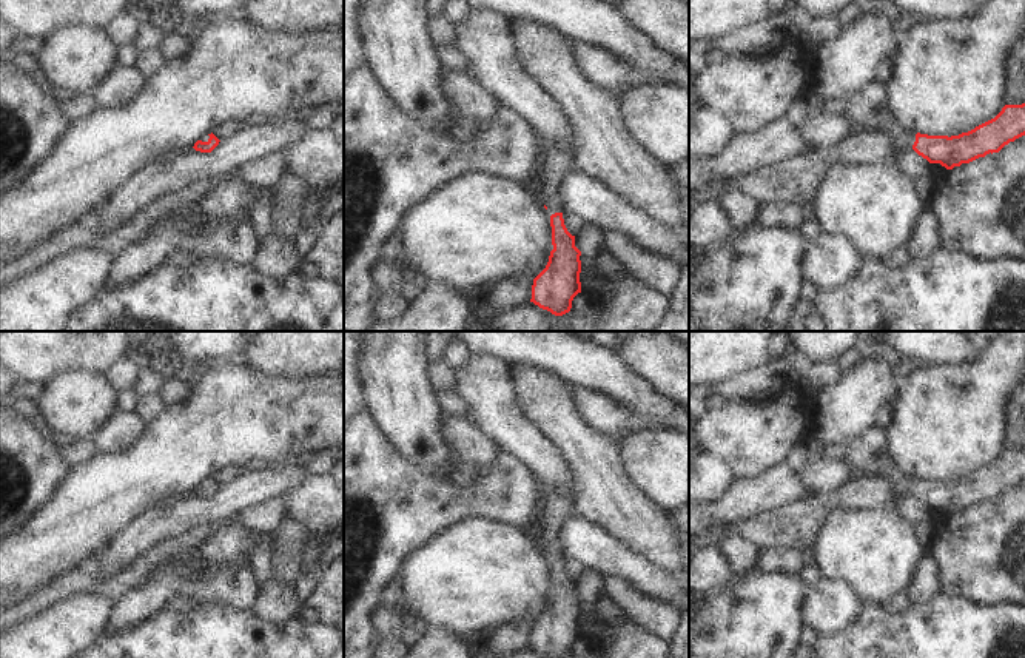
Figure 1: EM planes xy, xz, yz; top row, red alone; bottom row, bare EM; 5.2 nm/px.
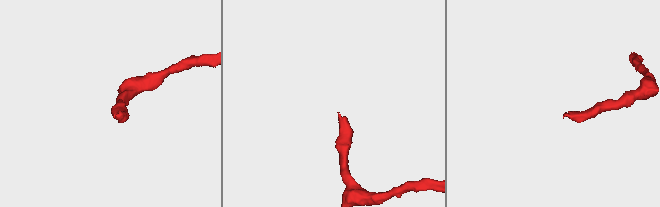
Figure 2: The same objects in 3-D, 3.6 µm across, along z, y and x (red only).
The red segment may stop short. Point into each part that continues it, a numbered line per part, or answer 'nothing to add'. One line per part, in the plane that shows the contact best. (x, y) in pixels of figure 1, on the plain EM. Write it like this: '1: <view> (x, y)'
1: yz (797, 524)

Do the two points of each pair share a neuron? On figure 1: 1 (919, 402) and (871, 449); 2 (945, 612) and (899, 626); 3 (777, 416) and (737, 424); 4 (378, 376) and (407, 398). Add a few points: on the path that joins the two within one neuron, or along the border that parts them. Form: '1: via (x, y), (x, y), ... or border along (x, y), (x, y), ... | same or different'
1: border along (885, 430), (888, 453), (894, 469) | different
2: via (934, 623), (931, 626), (910, 626) | same
3: via (768, 416), (759, 424), (746, 424) | same
4: via (386, 376), (399, 390) | same

